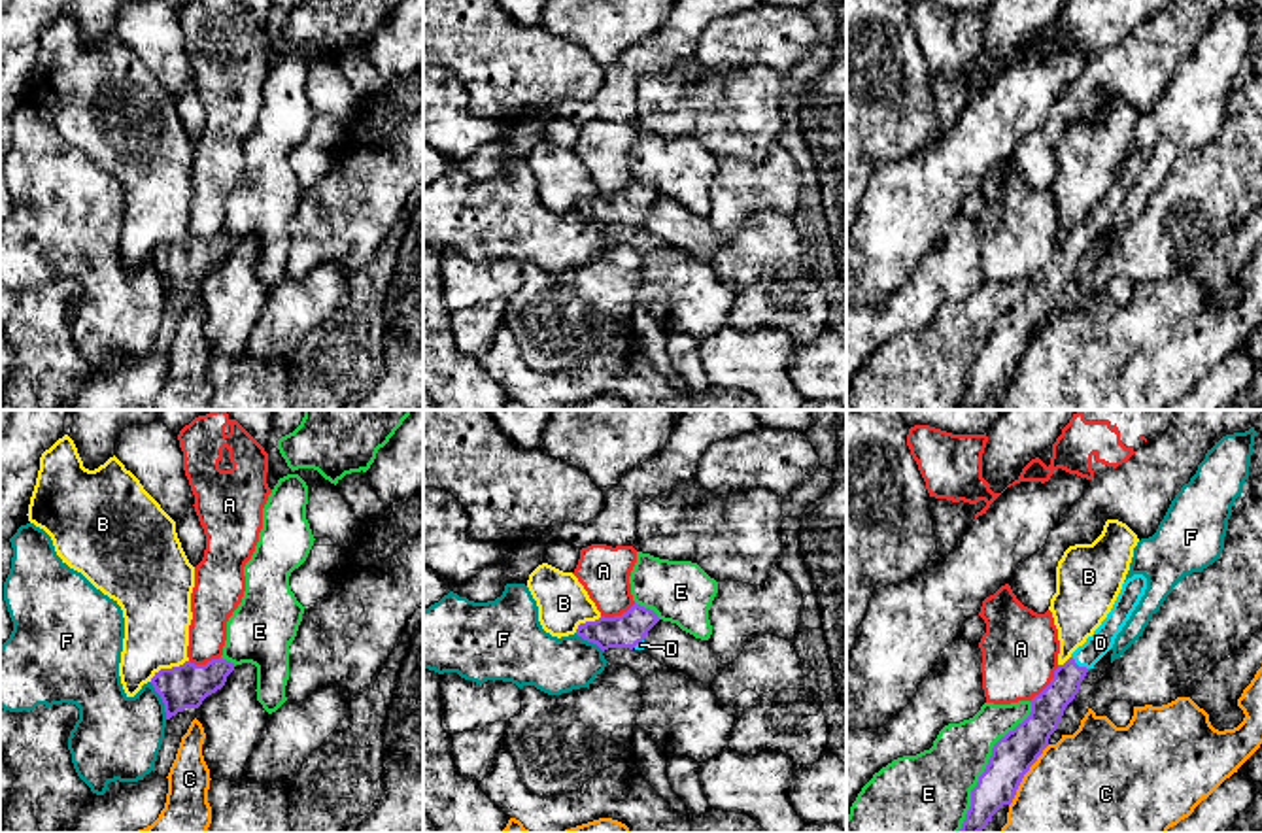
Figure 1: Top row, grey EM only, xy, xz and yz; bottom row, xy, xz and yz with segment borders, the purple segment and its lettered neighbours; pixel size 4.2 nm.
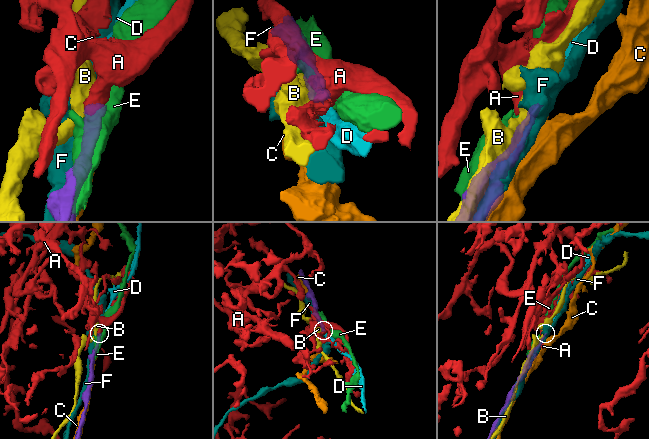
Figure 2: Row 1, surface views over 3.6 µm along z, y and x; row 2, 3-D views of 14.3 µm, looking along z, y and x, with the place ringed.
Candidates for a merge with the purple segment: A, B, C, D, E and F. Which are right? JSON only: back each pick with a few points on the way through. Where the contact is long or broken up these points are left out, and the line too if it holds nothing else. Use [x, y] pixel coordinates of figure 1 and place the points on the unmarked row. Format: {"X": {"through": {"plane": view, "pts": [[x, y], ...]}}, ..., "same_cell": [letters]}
{"D": {"through": {"plane": "yz", "pts": [[1047, 286], [1077, 242], [1100, 220]]}}, "same_cell": ["D"]}

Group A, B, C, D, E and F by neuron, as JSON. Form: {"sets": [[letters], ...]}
{"sets": [["A"], ["B"], ["C"], ["D"], ["E"], ["F"]]}

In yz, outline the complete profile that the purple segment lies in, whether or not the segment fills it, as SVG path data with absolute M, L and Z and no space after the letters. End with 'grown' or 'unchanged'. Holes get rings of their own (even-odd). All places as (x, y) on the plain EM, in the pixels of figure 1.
M1134 151L1122 161L1101 202L1064 242L1058 242L1050 261L1030 278L1030 293L994 321L988 342L971 366L971 383L958 410L981 410L1003 382L1013 380L1024 351L1049 323L1086 249L1113 225L1145 166L1143 151Z; grown

